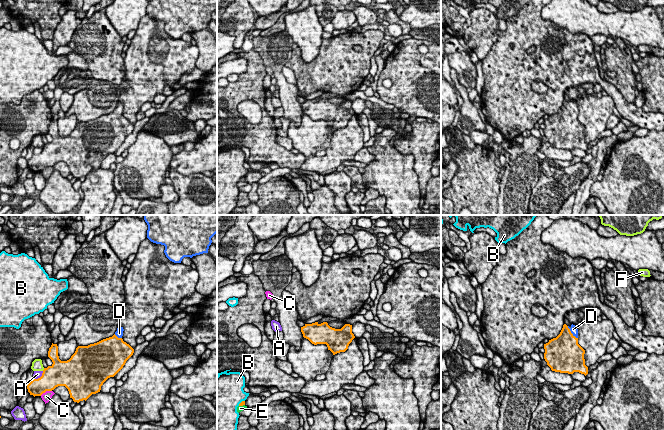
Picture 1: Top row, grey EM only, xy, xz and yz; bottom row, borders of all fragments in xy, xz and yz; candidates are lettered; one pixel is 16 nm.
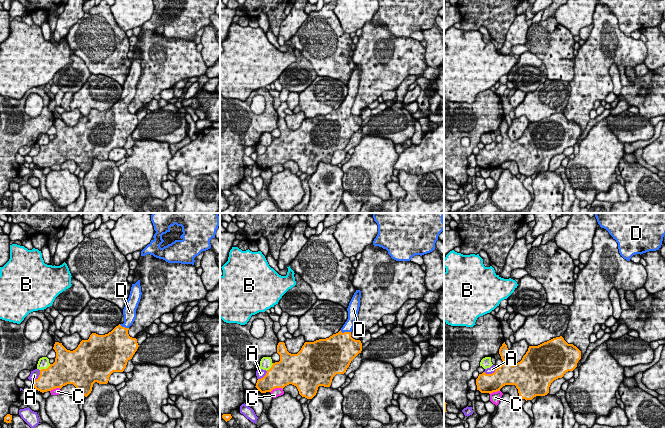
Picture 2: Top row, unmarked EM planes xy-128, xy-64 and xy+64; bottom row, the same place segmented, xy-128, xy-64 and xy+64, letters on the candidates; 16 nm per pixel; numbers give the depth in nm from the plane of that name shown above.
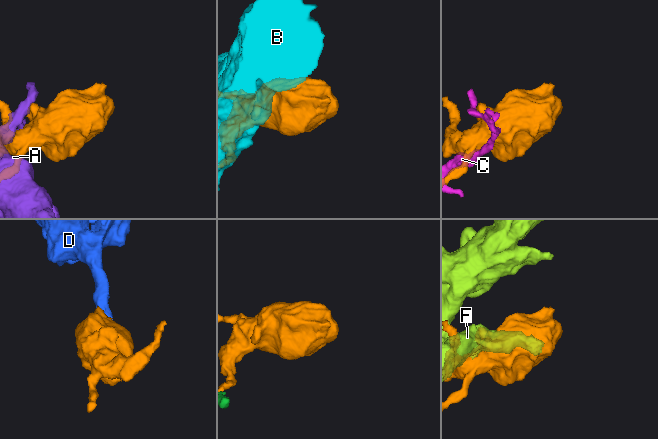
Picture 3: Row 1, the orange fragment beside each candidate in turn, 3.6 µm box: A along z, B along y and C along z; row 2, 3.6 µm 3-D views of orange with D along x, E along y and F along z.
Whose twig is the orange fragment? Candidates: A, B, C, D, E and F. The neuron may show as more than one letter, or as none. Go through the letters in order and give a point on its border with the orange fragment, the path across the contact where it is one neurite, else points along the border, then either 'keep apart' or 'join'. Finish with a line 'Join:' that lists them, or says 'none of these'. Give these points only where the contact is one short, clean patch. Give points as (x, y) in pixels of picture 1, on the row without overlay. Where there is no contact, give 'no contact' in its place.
A: meets orange in xy at (40, 153); keep apart
B: meets orange in xz at (241, 178); border along xz (244, 176), (238, 181); keep apart
C: meets orange in xy at (45, 167); keep apart
D: meets orange in yz at (570, 108); runs through yz (565, 122), (570, 108), (573, 105); join
E: meets orange in xz at (241, 181); runs through xz (242, 179), (241, 181), (240, 184); join
F: meets orange in xy at (44, 145); keep apart
Join: D, E

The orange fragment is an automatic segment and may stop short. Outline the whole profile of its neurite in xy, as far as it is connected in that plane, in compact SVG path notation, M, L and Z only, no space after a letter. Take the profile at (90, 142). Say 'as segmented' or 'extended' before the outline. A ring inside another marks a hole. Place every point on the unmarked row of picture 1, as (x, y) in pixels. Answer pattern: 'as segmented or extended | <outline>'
extended | M118 102L112 113L103 115L88 122L78 122L75 129L67 137L61 137L58 132L57 120L51 121L48 133L53 140L44 144L42 152L32 155L27 161L30 171L41 172L46 167L52 167L58 162L65 162L74 178L87 176L92 170L100 168L103 159L110 153L114 153L133 131L134 125L123 117L123 103Z

